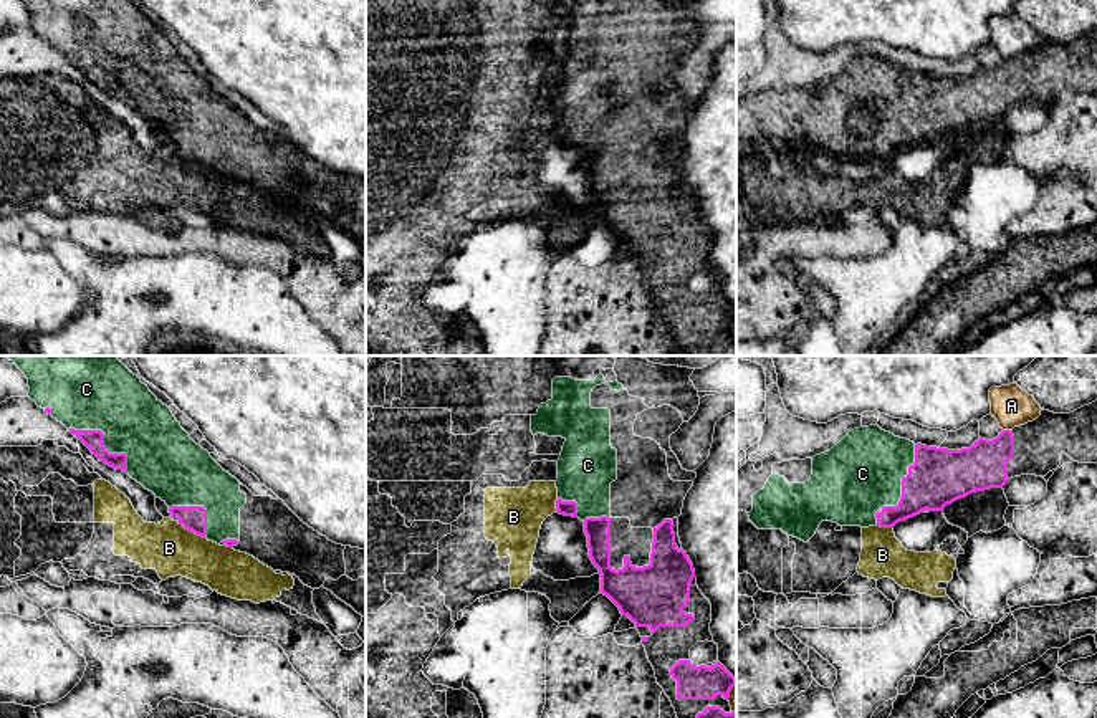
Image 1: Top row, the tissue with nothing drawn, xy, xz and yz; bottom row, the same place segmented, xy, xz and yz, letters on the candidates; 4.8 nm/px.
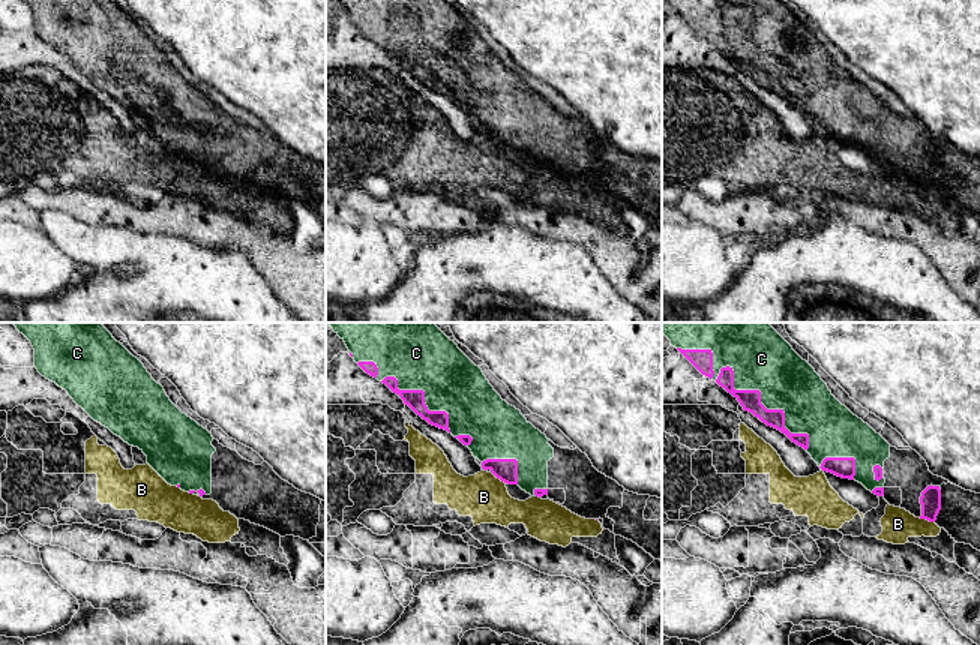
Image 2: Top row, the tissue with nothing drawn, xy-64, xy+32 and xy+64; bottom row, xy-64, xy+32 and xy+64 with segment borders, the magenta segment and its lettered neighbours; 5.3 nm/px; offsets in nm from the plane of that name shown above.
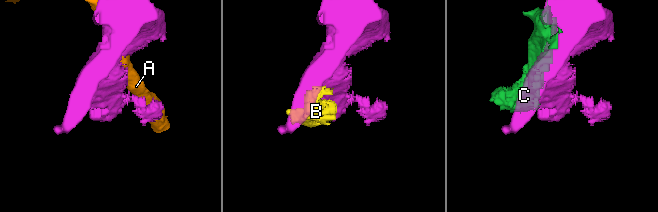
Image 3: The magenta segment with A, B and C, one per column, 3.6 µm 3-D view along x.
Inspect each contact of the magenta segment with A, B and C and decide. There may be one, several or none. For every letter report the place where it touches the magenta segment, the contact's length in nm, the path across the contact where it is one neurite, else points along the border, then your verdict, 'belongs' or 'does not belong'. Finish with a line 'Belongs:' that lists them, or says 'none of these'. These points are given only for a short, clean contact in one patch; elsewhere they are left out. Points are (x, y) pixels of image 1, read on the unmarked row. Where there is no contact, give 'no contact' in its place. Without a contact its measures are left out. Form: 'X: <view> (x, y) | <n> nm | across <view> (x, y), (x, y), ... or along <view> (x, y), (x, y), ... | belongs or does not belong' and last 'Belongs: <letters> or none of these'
A: yz (1006, 60) | 40 nm | does not belong
B: xy (191, 159) | 170 nm | does not belong
C: yz (902, 121) | 440 nm | belongs
Belongs: C

